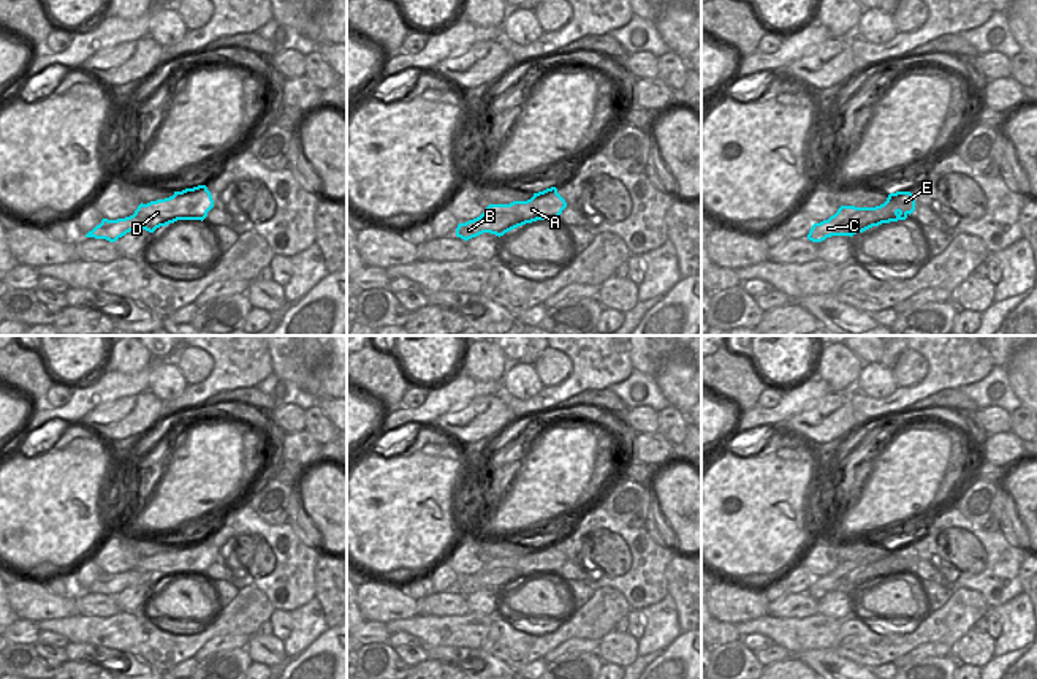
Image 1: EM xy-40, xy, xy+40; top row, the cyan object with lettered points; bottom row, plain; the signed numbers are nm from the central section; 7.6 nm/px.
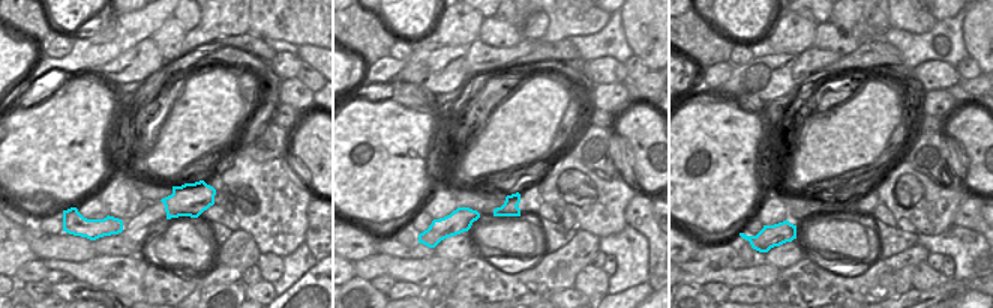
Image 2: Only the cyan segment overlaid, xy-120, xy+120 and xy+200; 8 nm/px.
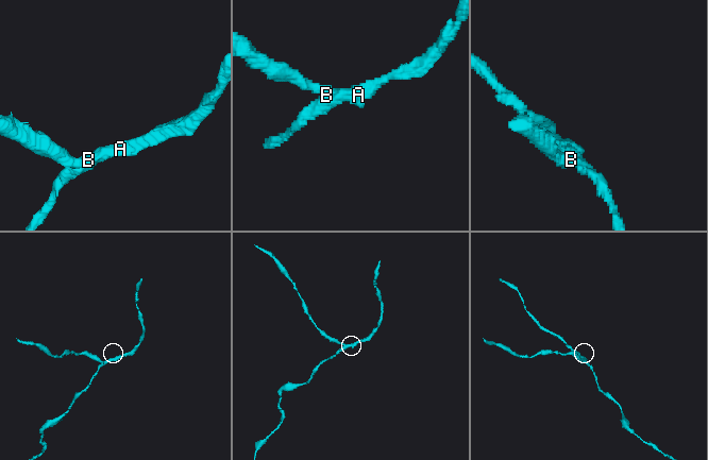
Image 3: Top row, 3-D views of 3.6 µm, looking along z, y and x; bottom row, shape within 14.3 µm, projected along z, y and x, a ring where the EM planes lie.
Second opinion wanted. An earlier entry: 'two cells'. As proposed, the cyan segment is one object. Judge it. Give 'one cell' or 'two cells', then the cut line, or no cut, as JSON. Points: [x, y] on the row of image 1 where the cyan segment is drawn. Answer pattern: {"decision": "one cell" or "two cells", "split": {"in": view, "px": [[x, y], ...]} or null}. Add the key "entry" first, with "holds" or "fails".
{"entry": "holds", "decision": "two cells", "split": {"in": "xy-40", "px": [[136, 216], [138, 223], [129, 230]]}}

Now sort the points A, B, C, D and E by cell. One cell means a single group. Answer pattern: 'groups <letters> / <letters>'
groups A C D E / B

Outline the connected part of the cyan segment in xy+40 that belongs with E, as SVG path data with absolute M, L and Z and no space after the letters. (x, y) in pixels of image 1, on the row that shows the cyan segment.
M910 192L890 193L887 201L876 207L841 206L834 215L814 223L807 239L822 242L831 236L853 236L882 223L906 220L915 211Z

